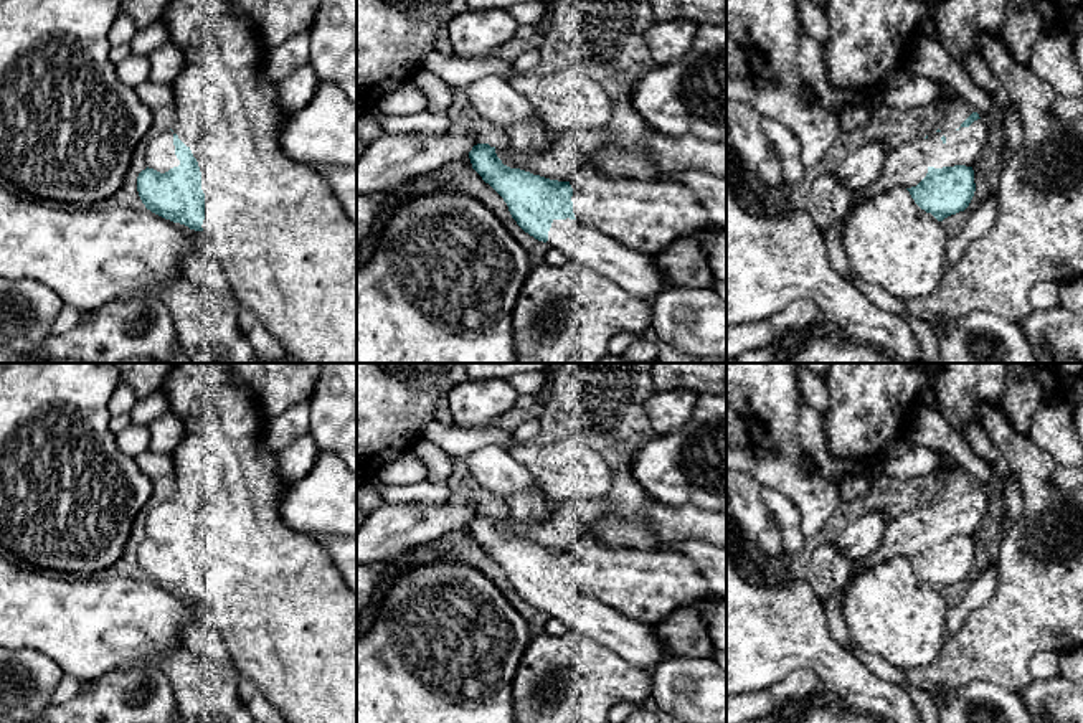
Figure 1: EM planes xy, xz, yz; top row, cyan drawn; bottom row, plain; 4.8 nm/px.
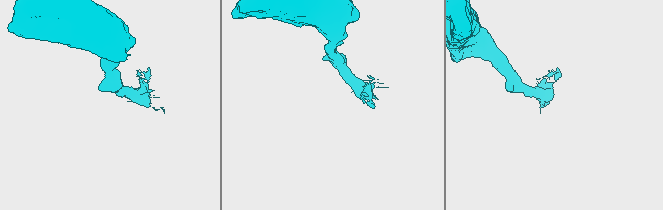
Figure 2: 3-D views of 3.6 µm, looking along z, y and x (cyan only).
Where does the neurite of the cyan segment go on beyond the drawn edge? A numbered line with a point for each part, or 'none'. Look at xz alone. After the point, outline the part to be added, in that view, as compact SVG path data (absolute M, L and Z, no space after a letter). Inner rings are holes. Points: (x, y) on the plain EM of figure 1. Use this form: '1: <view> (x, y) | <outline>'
1: xz (636, 642) | M553 589L546 612L642 670L652 672L657 662L672 657L655 637L654 626L616 612L576 589Z

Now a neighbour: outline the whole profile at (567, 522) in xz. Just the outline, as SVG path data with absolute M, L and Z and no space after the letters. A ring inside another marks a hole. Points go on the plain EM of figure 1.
M573 495L548 505L542 520L518 523L510 515L495 518L510 538L520 538L550 550L570 551L578 541L594 541L591 523L608 507L606 497Z

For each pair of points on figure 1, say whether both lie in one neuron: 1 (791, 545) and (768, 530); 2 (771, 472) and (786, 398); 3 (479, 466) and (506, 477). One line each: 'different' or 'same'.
1: different
2: different
3: same

